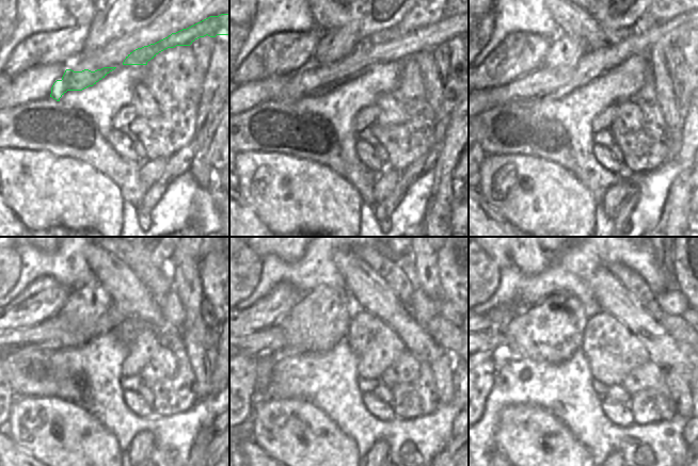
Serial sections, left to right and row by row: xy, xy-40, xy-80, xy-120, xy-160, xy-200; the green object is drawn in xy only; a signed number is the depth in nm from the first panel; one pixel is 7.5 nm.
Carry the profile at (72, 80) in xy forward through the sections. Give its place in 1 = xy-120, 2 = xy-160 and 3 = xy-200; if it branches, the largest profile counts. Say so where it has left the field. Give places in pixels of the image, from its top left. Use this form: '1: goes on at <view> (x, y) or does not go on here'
1: goes on at xy-120 (54, 333)
2: goes on at xy-160 (271, 339)
3: goes on at xy-200 (490, 340)

